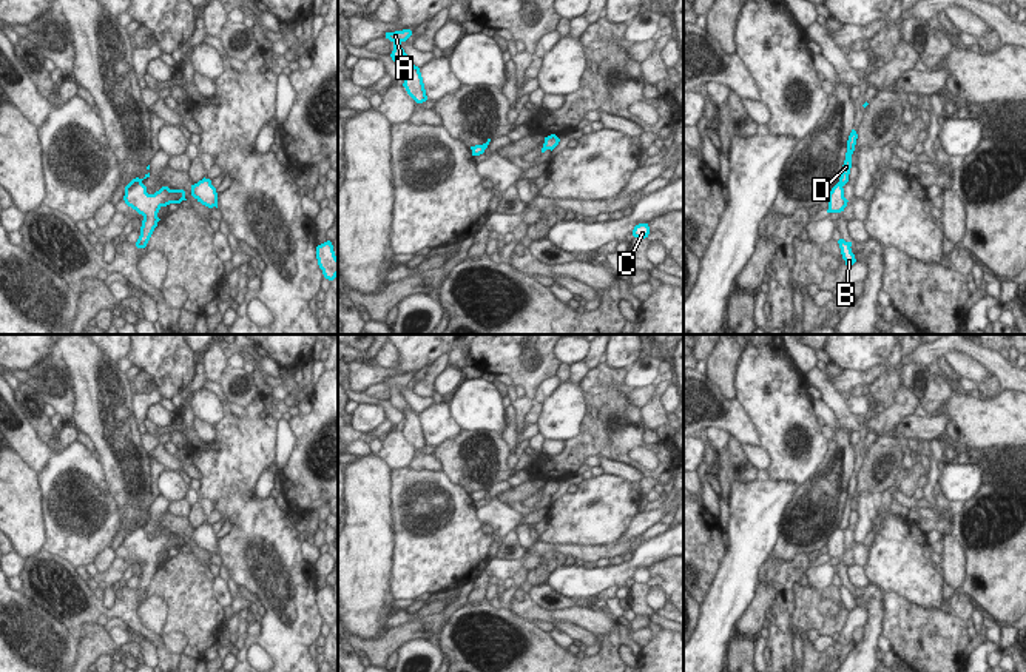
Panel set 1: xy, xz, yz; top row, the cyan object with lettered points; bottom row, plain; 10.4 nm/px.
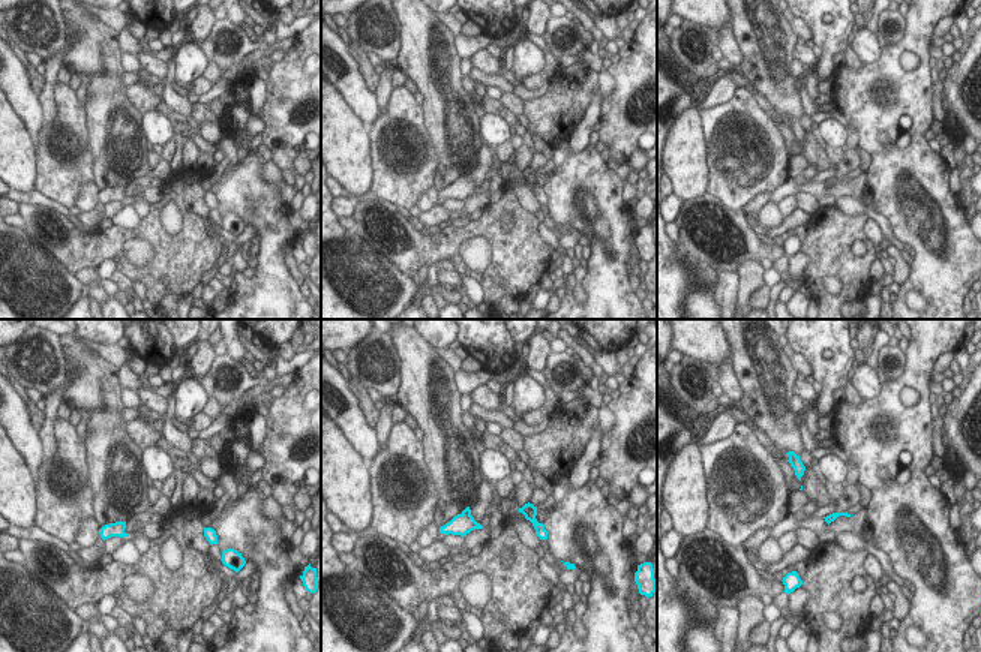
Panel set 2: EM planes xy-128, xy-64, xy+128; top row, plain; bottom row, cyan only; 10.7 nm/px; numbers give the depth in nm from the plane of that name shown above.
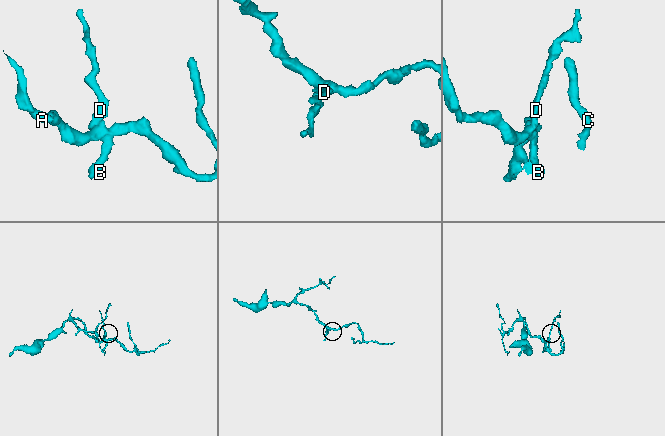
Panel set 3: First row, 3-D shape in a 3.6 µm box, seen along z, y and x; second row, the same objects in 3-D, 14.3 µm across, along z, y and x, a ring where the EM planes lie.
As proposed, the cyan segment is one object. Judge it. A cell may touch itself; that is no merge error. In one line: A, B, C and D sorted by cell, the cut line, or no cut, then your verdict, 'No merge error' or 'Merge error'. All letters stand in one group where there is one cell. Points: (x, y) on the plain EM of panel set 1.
Groups: A B C / D. Split along xy (141, 526), (125, 540). Merge error.

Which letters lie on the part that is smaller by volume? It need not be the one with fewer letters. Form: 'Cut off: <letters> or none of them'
Cut off: D

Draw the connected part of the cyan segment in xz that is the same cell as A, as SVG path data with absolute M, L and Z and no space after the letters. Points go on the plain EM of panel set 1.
M410 375L386 378L386 384L393 388L393 396L390 399L392 405L397 407L406 418L406 424L403 432L407 439L417 447L423 449L427 445L423 422L420 413L412 408L409 401L401 393L401 388L406 387L412 381Z

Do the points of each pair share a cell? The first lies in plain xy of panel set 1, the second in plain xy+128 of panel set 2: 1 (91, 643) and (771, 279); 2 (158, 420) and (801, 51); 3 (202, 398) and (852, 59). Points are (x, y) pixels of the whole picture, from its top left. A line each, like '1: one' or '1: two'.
1: two
2: one
3: two

